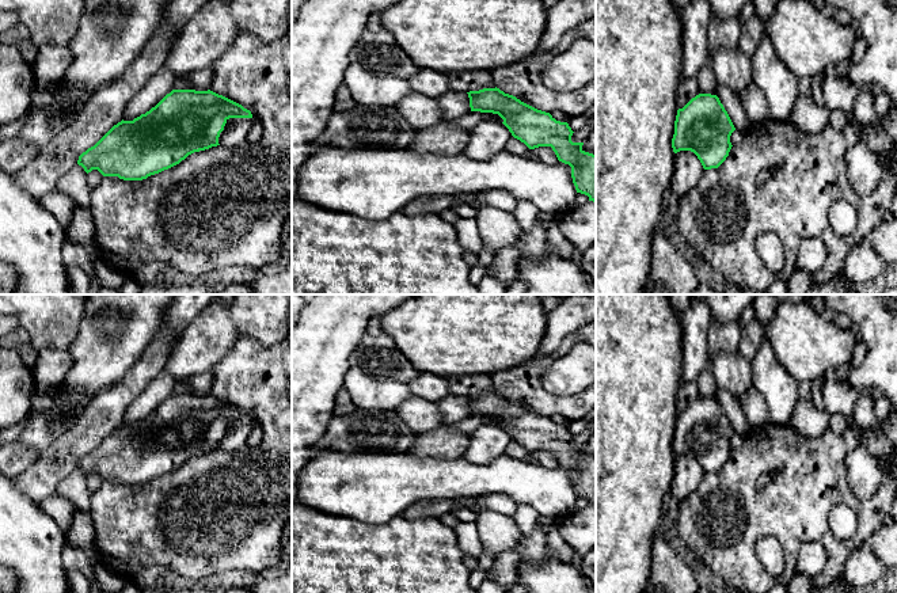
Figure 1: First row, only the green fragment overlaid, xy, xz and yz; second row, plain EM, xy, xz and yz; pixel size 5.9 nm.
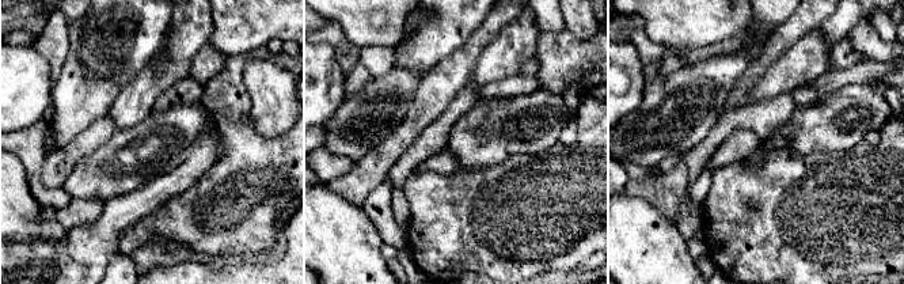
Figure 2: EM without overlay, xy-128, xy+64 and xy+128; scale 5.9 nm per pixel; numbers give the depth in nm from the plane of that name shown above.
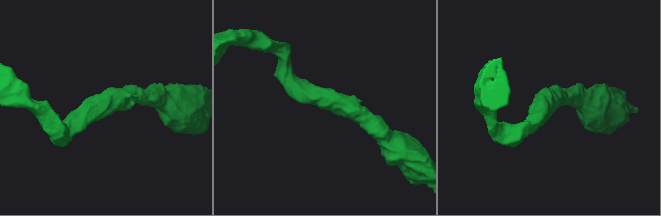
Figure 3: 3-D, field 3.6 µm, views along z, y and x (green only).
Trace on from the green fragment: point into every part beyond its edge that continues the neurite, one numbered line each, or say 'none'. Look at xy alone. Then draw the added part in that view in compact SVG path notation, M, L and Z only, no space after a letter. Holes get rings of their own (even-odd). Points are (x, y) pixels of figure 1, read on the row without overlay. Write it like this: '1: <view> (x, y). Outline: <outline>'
1: xy (235, 436). Outline: M229 422L220 437L218 448L223 451L237 451L247 445L252 432L252 422Z

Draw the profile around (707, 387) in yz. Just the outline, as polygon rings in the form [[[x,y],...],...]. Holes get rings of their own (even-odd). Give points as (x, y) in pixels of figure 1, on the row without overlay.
[[[704,369],[698,376],[696,384],[699,387],[699,398],[717,399],[718,385],[717,385],[712,375],[707,369]]]

